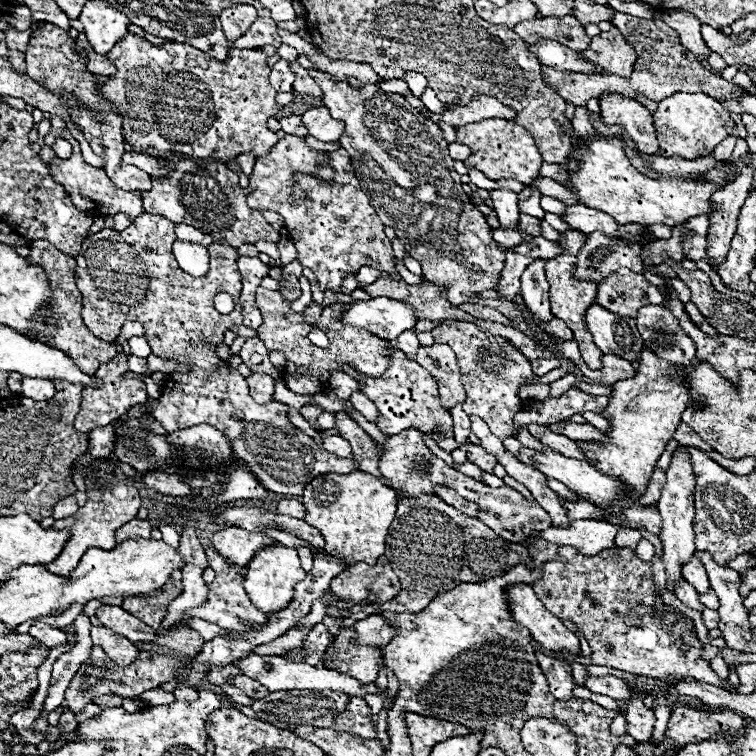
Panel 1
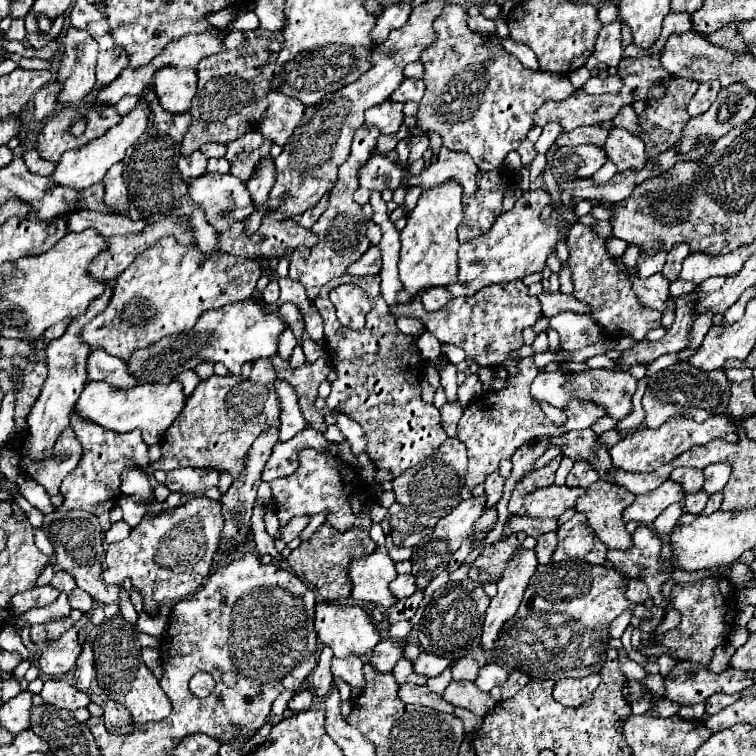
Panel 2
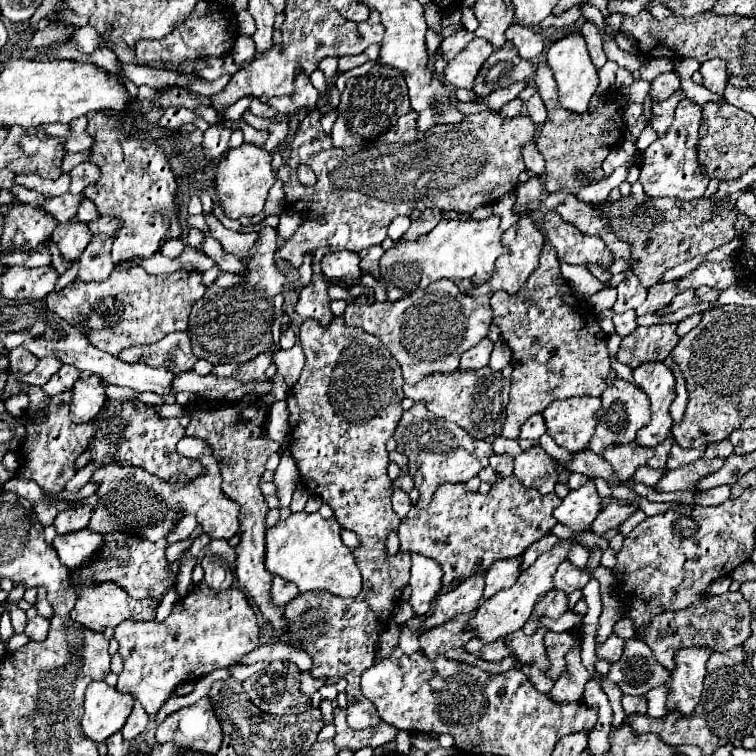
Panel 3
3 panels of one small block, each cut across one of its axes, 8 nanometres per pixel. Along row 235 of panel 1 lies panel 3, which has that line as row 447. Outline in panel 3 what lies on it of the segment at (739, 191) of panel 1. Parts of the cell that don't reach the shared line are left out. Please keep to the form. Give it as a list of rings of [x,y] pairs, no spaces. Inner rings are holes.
[[[722,440],[722,442],[714,442],[706,448],[704,458],[728,458],[734,452],[734,446],[730,444],[730,440]]]

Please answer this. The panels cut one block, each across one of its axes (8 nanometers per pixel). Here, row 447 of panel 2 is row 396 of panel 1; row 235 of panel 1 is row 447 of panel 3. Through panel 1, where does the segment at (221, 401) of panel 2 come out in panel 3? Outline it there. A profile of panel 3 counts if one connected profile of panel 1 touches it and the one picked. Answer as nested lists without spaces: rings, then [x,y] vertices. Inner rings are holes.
[[[140,400],[107,402],[100,410],[100,430],[94,434],[92,440],[92,460],[98,460],[102,464],[118,462],[142,466],[150,474],[170,480],[182,460],[182,456],[178,456],[176,452],[176,442],[184,436],[184,428],[178,424],[178,418],[160,418],[150,406],[142,404]]]

